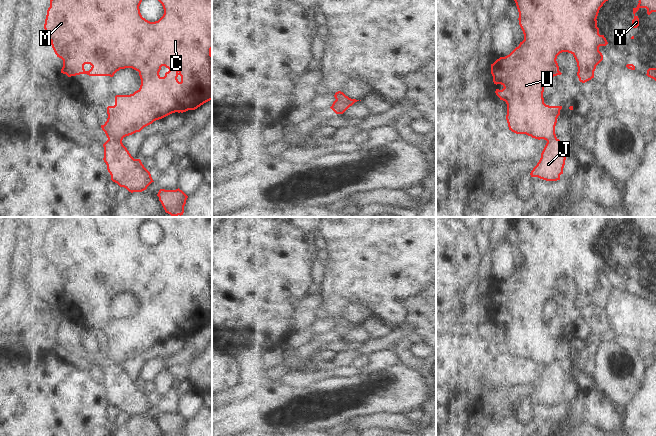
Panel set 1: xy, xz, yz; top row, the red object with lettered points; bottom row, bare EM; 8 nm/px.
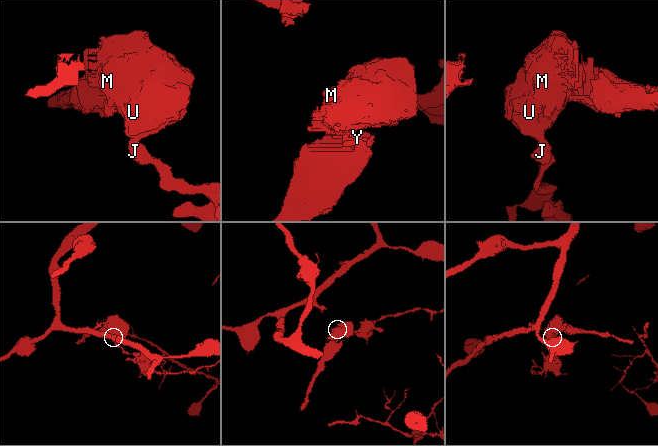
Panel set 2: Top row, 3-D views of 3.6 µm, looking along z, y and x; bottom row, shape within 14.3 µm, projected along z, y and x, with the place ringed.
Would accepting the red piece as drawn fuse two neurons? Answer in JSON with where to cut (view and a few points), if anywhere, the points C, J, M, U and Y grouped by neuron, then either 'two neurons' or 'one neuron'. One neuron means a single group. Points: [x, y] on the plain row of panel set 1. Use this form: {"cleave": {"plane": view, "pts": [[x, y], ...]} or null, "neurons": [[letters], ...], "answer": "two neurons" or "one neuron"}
{"cleave": {"plane": "xy", "pts": [[108, 362], [114, 362], [121, 366]]}, "neurons": [["C", "M", "U", "Y"], ["J"]], "answer": "two neurons"}

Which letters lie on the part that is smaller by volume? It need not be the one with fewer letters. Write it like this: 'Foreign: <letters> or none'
Foreign: C, M, U, Y

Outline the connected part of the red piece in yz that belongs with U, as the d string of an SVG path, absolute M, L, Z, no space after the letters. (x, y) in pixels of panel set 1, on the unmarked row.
M516 217L515 227L519 236L519 249L524 258L524 264L520 266L509 279L500 281L491 288L491 298L494 308L501 308L502 314L496 313L495 317L507 328L506 344L509 354L516 358L526 358L535 363L544 363L547 366L557 362L555 350L562 330L549 330L544 327L544 307L547 301L561 299L556 285L562 276L571 277L578 291L579 305L585 307L594 302L596 290L603 284L599 275L600 270L608 268L604 259L599 258L597 240L600 232L617 217Z

